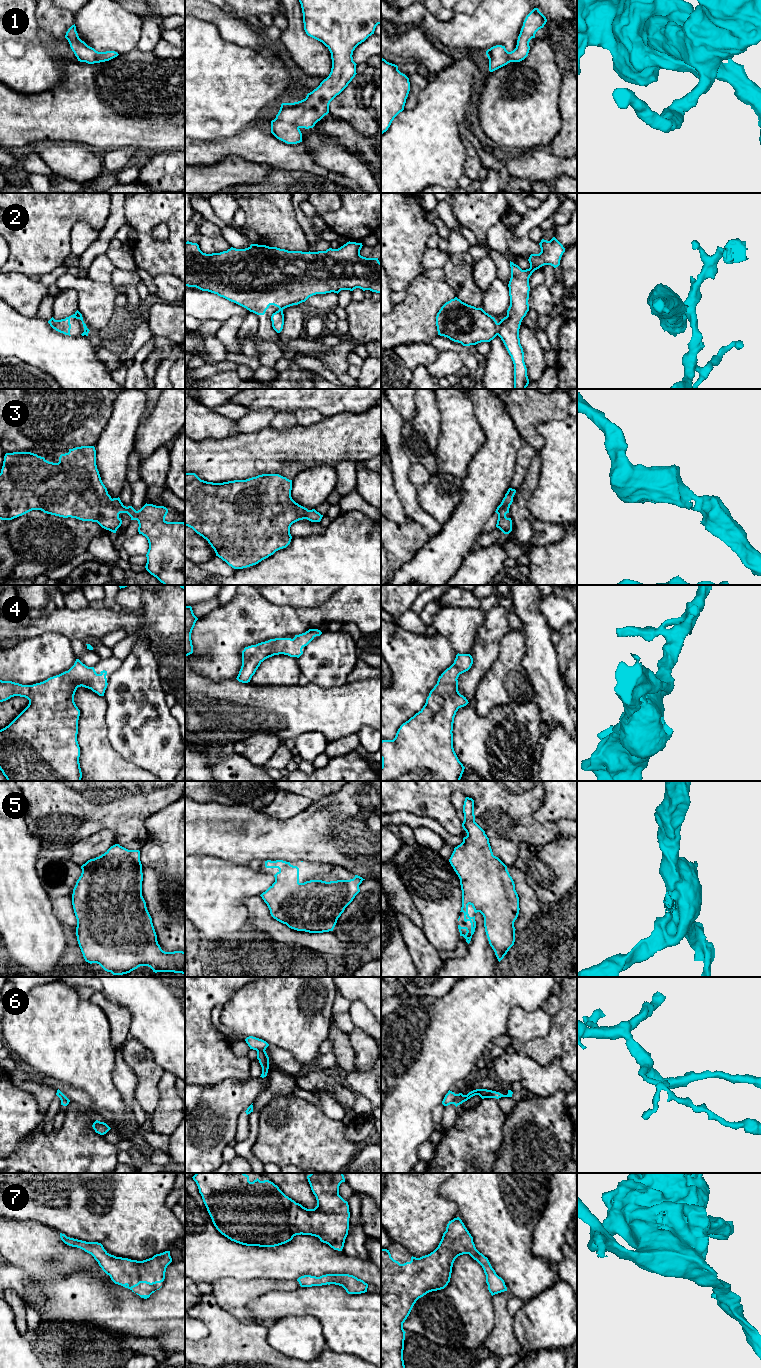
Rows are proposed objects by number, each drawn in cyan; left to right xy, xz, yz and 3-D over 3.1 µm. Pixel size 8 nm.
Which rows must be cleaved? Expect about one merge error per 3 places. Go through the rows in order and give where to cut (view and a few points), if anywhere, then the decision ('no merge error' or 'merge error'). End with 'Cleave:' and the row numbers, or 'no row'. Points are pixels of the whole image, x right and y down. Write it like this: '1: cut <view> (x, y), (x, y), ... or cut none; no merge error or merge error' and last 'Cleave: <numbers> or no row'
1: cut none; no merge error
2: cut yz (497, 323), (498, 334); merge error
3: cut none; no merge error
4: cut none; no merge error
5: cut none; no merge error
6: cut yz (457, 1094), (452, 1103); merge error
7: cut none; no merge error
Cleave: 2, 6

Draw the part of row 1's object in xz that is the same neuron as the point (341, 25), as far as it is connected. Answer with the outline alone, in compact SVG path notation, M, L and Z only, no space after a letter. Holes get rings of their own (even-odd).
M299 0L303 13L304 30L306 34L322 42L330 51L332 68L329 76L306 98L294 103L282 103L276 118L271 121L271 133L287 144L302 142L301 128L313 128L325 115L329 113L330 102L339 95L352 81L356 73L356 63L353 61L353 51L374 34L375 28L381 24L381 0Z

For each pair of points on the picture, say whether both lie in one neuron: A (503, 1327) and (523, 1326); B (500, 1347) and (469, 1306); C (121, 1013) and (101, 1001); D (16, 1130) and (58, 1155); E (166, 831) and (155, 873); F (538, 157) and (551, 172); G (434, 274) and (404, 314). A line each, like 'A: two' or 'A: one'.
A: two
B: two
C: one
D: two
E: one
F: one
G: two

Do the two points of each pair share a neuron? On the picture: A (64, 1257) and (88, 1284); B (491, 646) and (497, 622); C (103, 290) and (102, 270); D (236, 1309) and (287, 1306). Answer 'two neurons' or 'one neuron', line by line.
A: two neurons
B: one neuron
C: two neurons
D: two neurons

